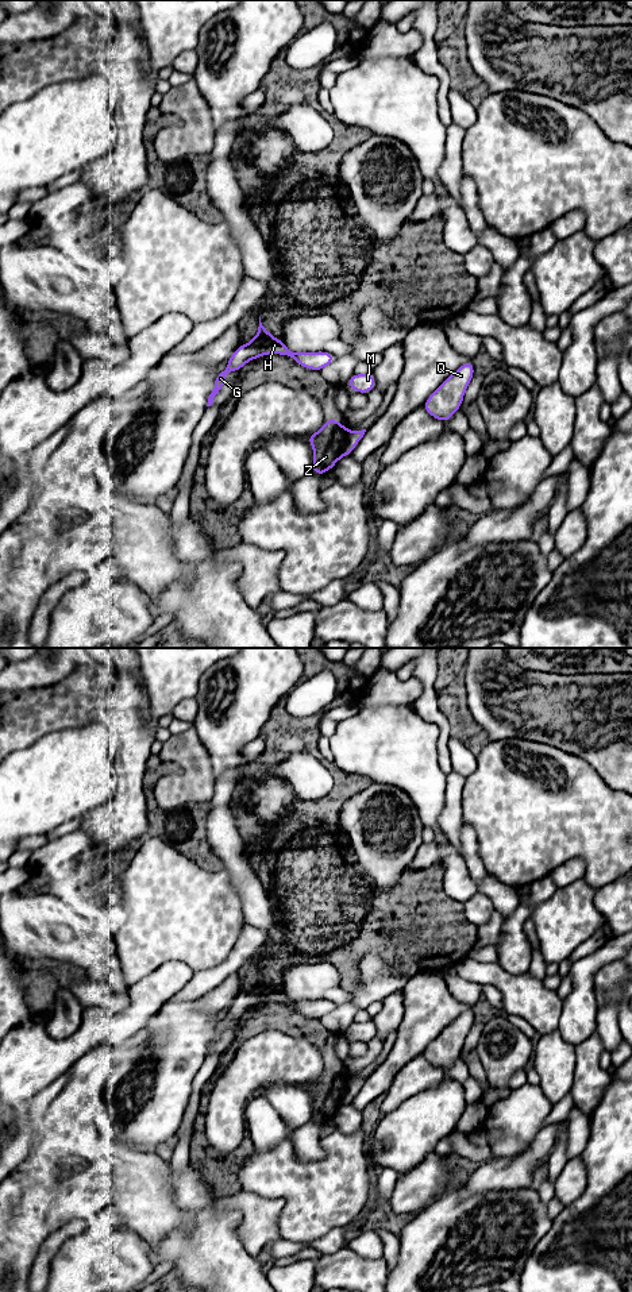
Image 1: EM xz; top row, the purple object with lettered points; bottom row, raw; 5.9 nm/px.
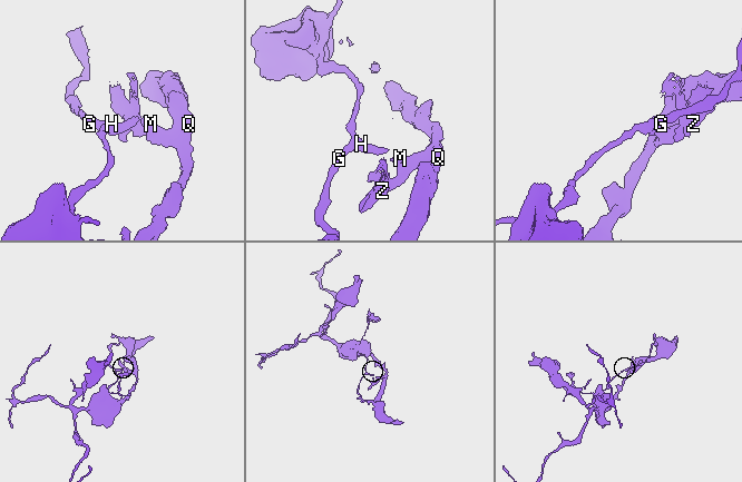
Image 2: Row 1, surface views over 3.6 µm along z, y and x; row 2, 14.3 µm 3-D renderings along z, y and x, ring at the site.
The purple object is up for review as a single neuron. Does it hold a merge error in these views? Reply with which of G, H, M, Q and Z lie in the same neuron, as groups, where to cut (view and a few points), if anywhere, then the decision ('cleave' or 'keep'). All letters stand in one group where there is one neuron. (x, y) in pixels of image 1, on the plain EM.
G H M Q / Z; cut in xz along (346, 1078), (340, 1090), (339, 1105); cleave

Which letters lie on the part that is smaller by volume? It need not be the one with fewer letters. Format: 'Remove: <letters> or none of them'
Remove: Z

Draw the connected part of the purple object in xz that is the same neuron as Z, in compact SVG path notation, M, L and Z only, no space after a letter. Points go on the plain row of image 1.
M330 1067L313 1083L307 1084L307 1089L313 1095L312 1119L324 1123L334 1116L340 1106L340 1089L346 1076L336 1067Z

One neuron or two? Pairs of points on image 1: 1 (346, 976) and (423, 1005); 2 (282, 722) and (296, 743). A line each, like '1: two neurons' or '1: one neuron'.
1: two neurons
2: one neuron

